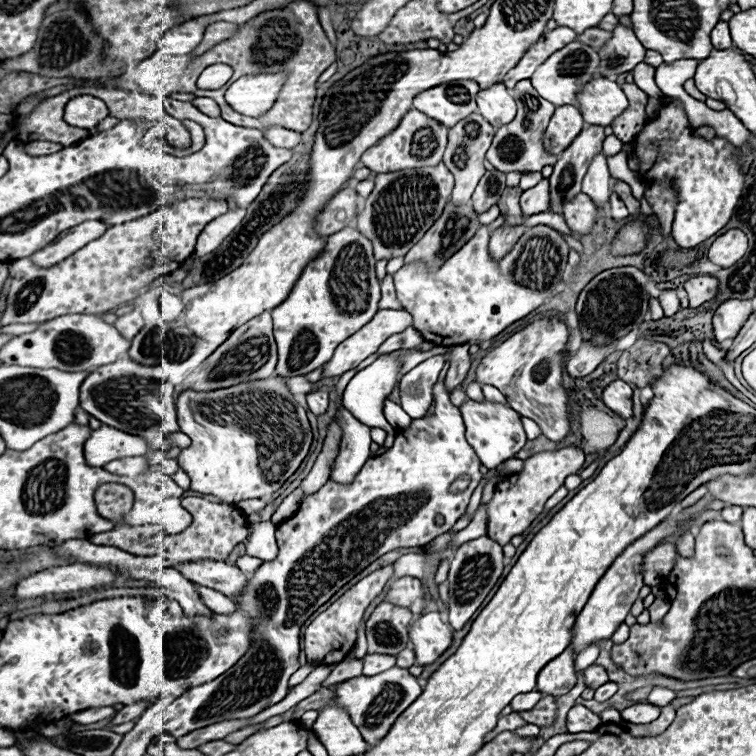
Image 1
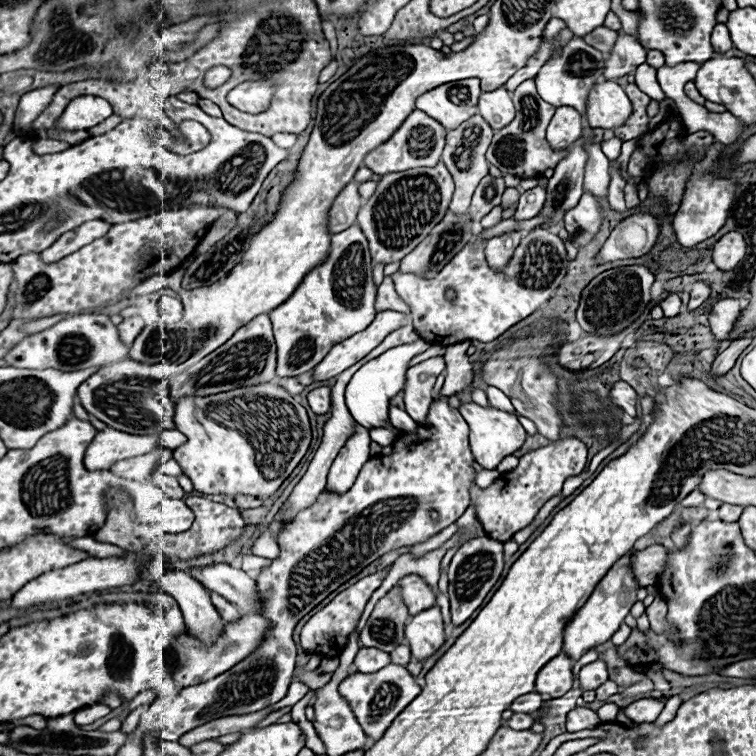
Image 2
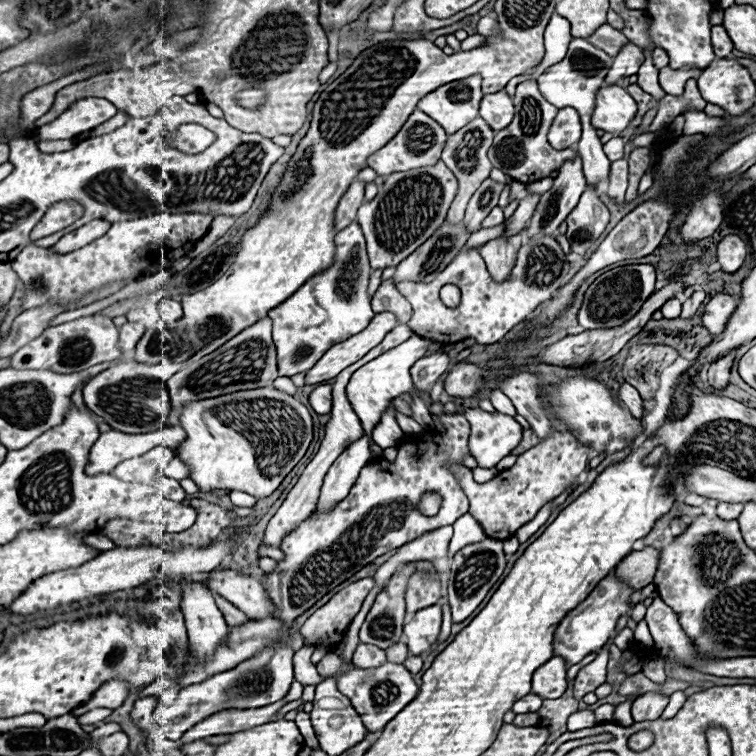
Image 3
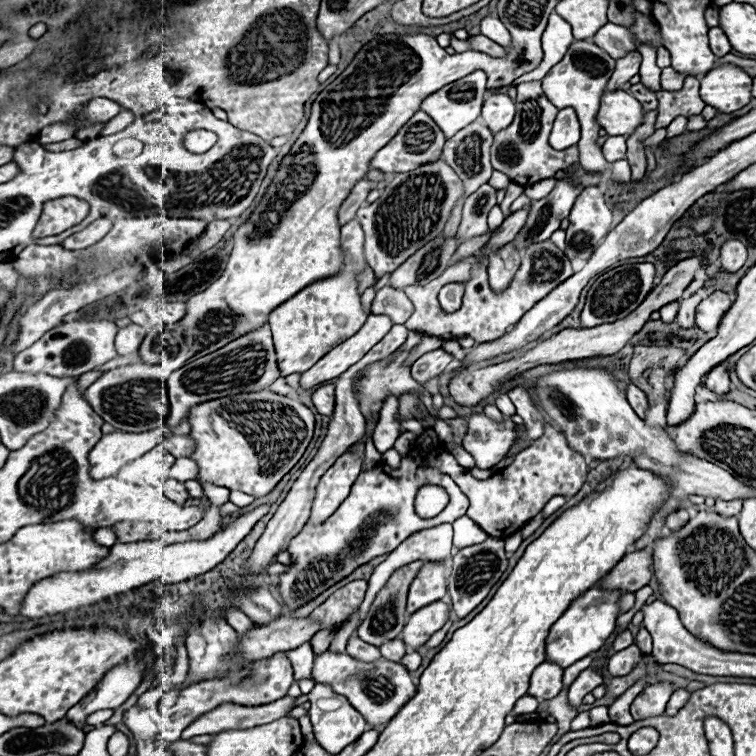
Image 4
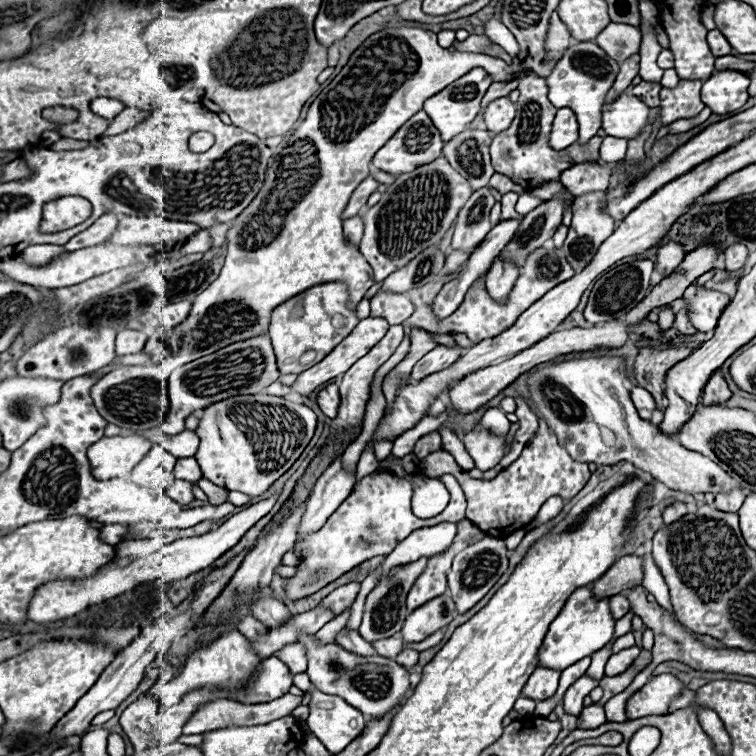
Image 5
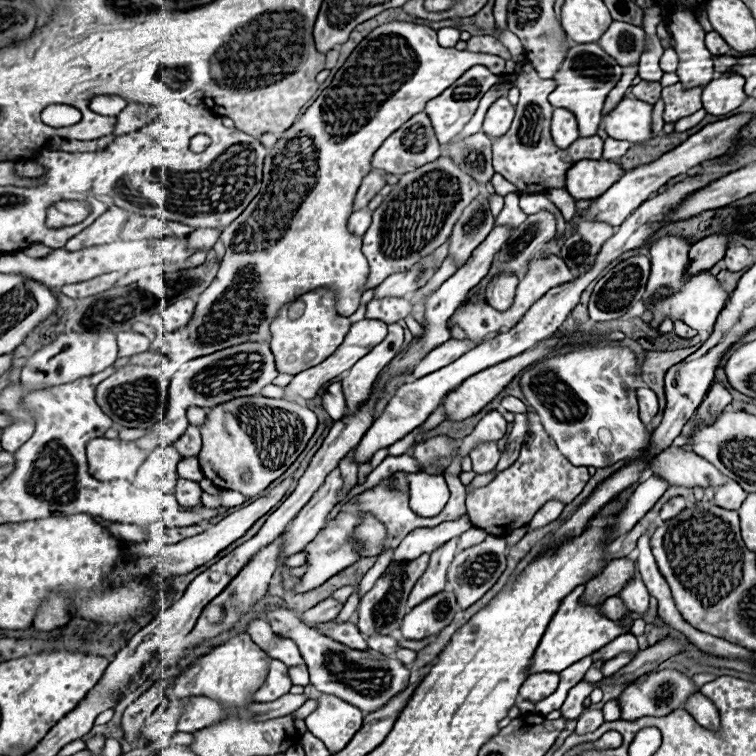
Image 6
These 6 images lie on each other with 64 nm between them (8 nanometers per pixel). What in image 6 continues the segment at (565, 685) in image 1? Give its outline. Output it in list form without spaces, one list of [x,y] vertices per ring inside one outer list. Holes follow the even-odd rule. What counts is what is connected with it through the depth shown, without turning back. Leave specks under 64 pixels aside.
[[[536,672],[530,674],[526,678],[526,682],[520,688],[520,698],[522,700],[530,700],[530,702],[538,702],[546,696],[550,696],[558,686],[558,674],[550,674],[550,672]]]

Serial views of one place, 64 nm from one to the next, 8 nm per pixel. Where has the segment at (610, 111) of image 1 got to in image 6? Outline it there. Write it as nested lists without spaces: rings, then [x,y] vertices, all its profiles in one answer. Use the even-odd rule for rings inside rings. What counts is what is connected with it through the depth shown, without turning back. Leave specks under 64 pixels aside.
[[[622,98],[602,122],[610,138],[644,144],[652,134],[652,104],[636,98]]]

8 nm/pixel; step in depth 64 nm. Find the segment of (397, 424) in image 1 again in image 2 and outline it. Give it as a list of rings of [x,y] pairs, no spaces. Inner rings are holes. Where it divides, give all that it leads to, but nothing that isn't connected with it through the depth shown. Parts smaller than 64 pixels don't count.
[[[388,406],[388,418],[390,418],[390,424],[402,432],[414,432],[416,430],[416,422],[398,406]]]

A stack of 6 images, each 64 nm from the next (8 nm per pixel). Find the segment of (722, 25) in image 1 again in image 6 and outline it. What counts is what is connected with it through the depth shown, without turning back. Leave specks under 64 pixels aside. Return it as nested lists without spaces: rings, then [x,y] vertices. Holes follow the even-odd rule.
[[[708,32],[706,34],[706,48],[714,54],[714,56],[724,56],[724,54],[728,54],[728,50],[730,50],[730,46],[726,44],[726,40],[718,34],[718,32]]]

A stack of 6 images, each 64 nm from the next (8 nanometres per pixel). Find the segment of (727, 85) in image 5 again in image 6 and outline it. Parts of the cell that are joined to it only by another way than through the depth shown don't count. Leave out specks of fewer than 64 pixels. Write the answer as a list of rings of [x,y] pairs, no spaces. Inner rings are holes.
[[[720,74],[712,82],[704,86],[702,92],[702,104],[708,114],[722,116],[732,110],[736,110],[744,100],[744,78],[738,74]]]

